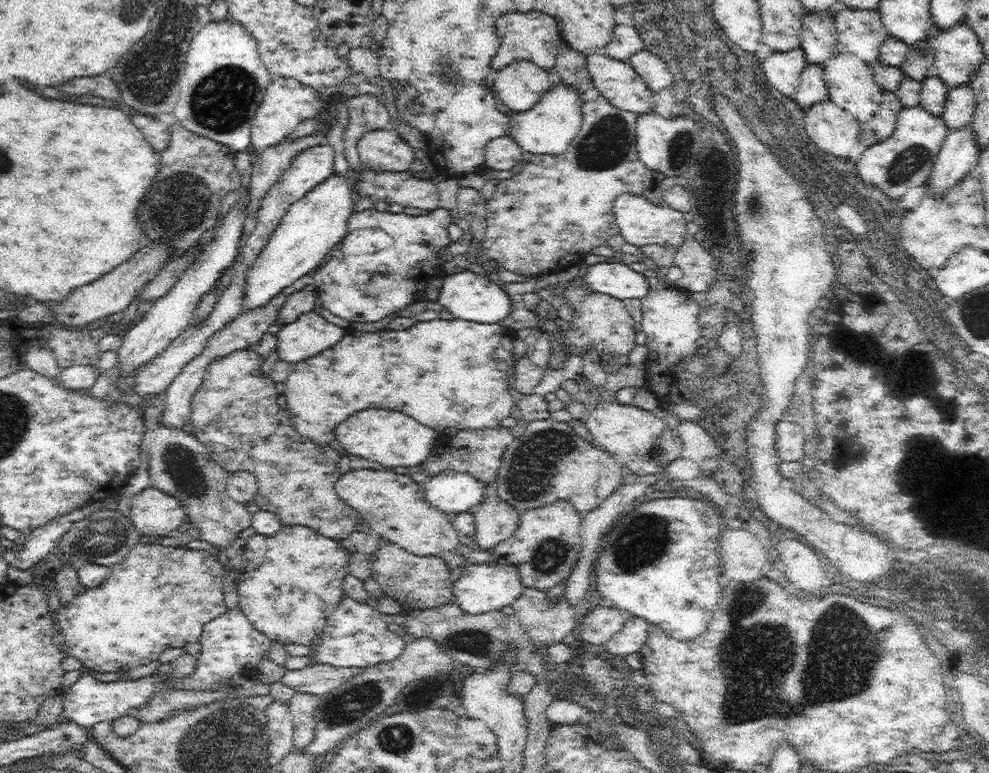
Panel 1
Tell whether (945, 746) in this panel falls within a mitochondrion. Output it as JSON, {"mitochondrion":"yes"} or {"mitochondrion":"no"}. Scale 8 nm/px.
{"mitochondrion":"no"}

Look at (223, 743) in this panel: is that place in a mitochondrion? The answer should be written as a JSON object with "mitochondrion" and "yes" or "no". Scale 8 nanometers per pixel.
{"mitochondrion":"yes"}

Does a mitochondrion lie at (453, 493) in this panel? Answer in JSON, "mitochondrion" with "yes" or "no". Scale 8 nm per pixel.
{"mitochondrion":"no"}

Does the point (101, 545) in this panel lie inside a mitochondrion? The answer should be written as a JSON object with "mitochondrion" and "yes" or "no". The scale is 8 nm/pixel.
{"mitochondrion":"yes"}

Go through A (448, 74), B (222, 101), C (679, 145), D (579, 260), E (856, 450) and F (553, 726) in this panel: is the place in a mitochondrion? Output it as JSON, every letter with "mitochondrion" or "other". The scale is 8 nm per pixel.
{"A":"mitochondrion","B":"mitochondrion","C":"mitochondrion","D":"other","E":"mitochondrion","F":"other"}

